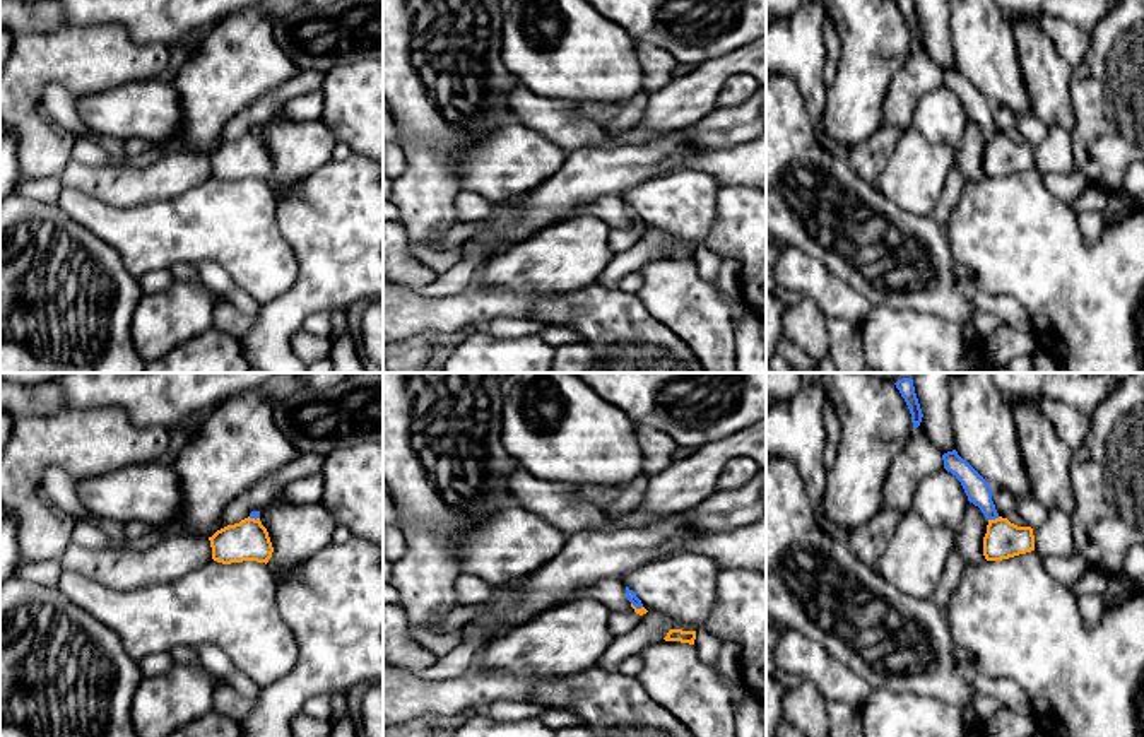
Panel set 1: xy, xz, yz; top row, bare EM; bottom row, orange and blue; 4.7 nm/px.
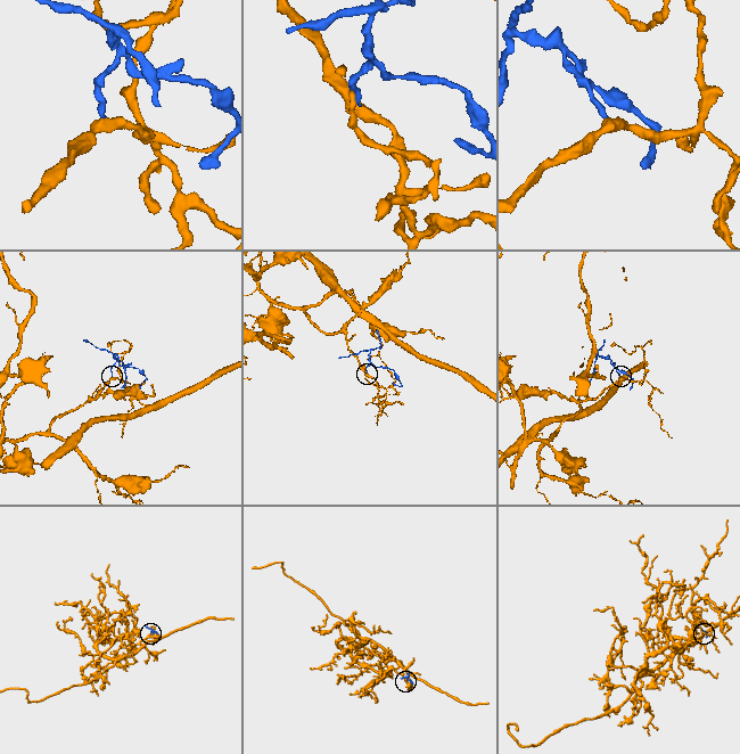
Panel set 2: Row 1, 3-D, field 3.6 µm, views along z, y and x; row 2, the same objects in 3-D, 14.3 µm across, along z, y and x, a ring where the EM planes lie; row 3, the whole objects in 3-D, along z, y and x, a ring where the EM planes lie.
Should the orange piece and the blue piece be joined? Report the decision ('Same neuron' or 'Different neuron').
Different neuron

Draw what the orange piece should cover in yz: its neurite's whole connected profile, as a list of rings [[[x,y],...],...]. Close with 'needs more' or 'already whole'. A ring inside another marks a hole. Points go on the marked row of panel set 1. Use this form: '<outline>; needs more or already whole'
[[[1007,518],[988,520],[983,537],[983,556],[987,561],[1002,561],[1035,551],[1031,527],[1017,527]]]; already whole

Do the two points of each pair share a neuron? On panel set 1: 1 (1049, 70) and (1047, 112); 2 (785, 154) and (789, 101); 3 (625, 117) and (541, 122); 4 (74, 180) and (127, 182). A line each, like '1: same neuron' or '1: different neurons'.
1: same neuron
2: same neuron
3: different neurons
4: same neuron

